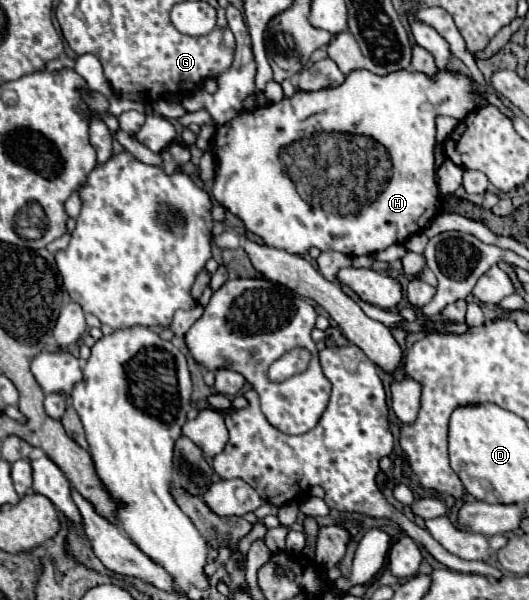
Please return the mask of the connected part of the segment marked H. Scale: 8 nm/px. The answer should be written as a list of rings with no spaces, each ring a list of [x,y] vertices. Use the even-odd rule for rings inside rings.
[[[353,71],[347,75],[345,83],[331,89],[321,91],[297,91],[291,99],[283,99],[279,103],[263,105],[251,111],[241,111],[235,119],[229,123],[217,127],[213,137],[213,153],[217,157],[217,171],[213,181],[213,197],[233,215],[237,215],[249,231],[259,235],[265,245],[279,247],[287,253],[305,255],[311,247],[317,247],[321,251],[341,251],[345,255],[373,255],[377,251],[387,249],[393,243],[403,243],[409,235],[421,231],[429,225],[429,221],[439,211],[439,189],[435,183],[435,117],[437,115],[451,115],[455,119],[463,119],[471,109],[477,107],[481,97],[477,97],[471,89],[471,81],[461,73],[443,71],[437,73],[435,79],[427,79],[427,75],[419,75],[417,71],[395,71],[391,75],[379,77],[371,71]],[[373,153],[373,165],[351,165],[357,161],[371,161]]]

